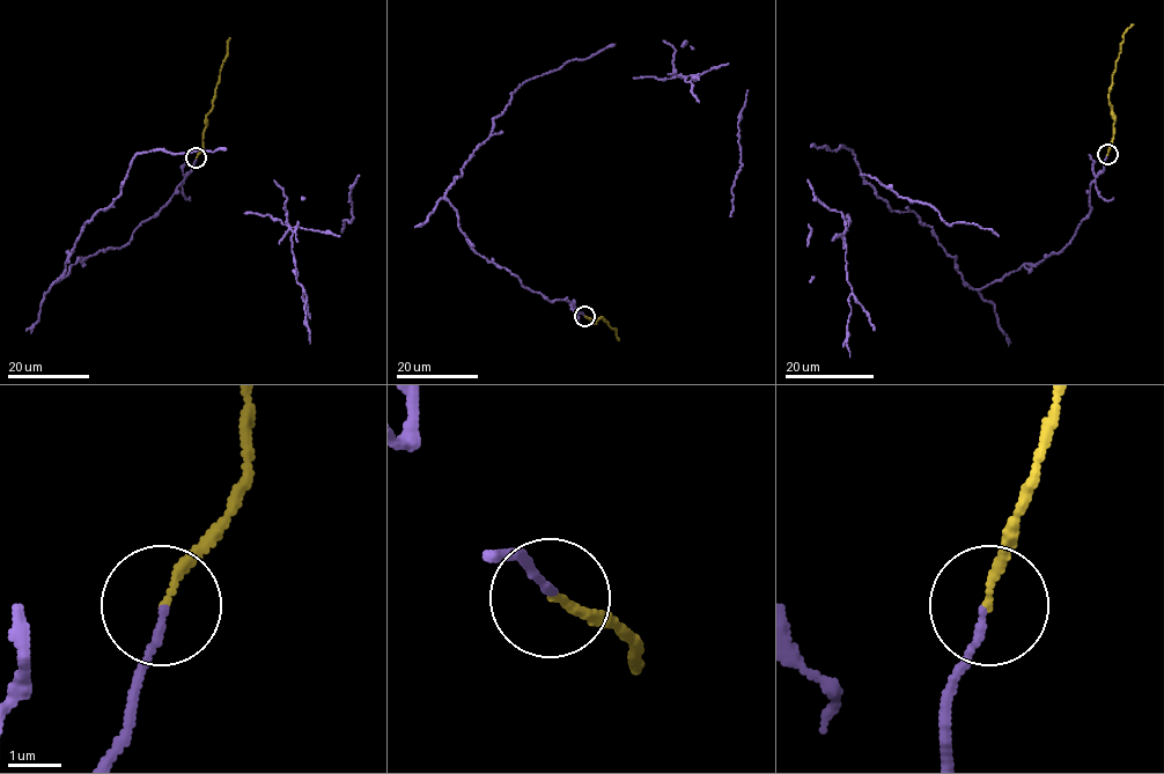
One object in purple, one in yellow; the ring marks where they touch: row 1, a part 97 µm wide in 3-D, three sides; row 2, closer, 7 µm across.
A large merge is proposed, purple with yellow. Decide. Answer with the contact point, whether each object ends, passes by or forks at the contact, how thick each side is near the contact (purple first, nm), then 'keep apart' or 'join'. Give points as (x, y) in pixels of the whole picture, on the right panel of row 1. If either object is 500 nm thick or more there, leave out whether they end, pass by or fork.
at (1107, 154); purple ends there; yellow ends there; 120 nm thick on the purple side, 150 nm on the other; keep apart

